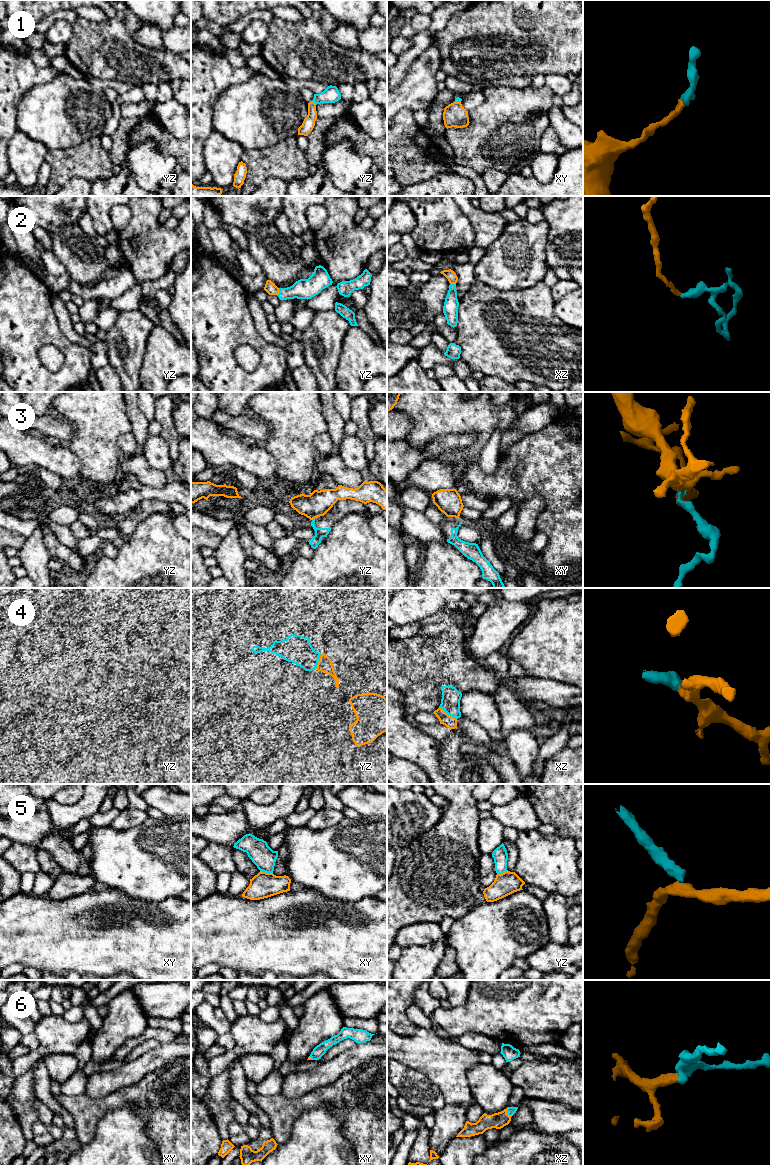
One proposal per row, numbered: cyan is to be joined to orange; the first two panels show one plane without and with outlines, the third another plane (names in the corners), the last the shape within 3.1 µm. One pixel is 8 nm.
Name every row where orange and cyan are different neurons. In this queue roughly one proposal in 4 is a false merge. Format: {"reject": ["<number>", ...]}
{"reject": ["3", "5"]}

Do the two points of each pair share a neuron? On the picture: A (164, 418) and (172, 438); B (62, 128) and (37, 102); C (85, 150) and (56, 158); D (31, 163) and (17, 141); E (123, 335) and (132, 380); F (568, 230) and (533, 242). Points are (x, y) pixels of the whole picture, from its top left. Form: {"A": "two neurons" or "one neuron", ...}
{"A": "one neuron", "B": "one neuron", "C": "one neuron", "D": "one neuron", "E": "one neuron", "F": "two neurons"}

